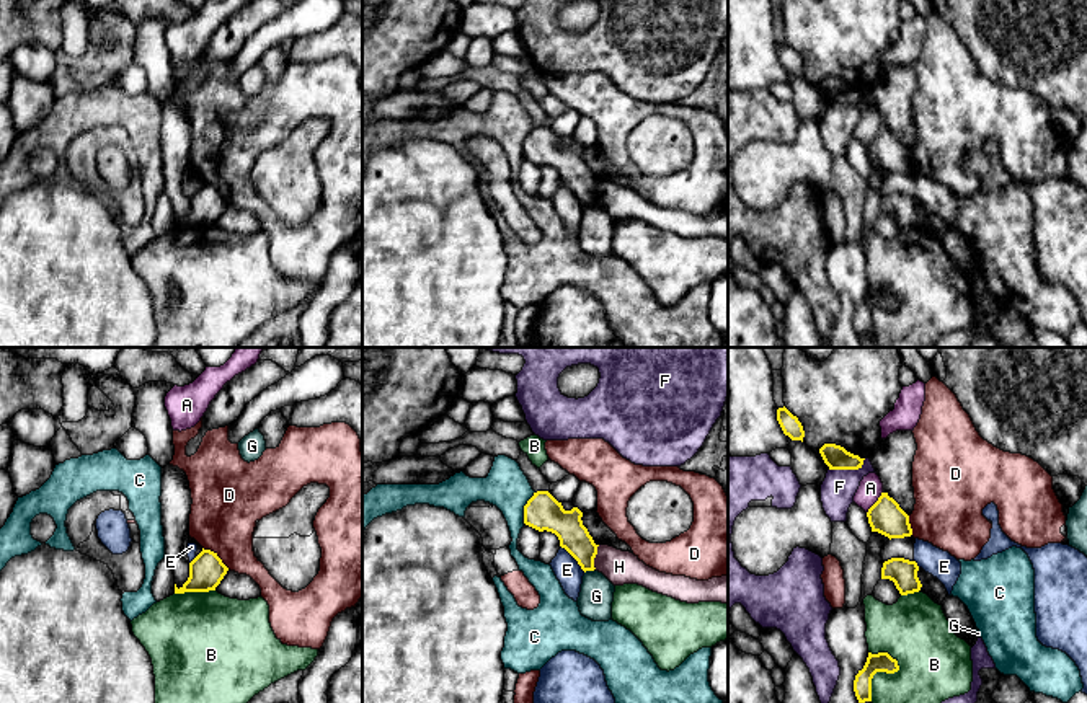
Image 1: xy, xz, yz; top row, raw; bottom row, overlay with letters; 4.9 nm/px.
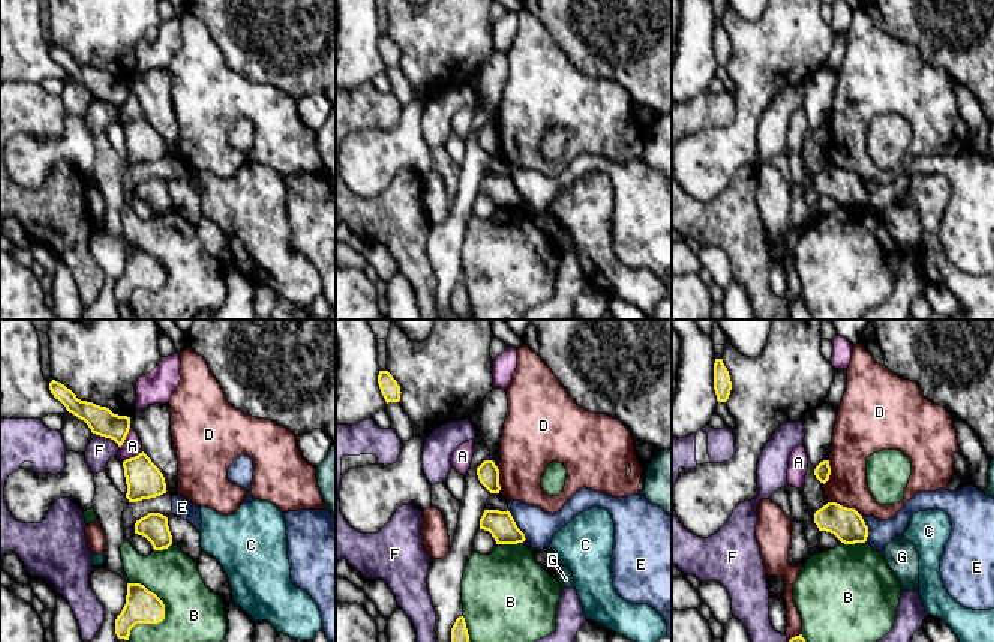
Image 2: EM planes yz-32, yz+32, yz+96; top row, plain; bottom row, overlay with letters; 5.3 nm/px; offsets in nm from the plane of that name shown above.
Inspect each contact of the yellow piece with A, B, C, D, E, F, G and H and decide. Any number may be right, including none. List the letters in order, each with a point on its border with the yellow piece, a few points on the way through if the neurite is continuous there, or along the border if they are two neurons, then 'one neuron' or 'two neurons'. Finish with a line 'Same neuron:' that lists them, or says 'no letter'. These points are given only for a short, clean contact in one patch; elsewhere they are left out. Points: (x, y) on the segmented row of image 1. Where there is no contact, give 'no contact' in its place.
A: yz (875, 503) | two neurons
B: yz (882, 671) | two neurons
C: xz (524, 508) | two neurons
D: xy (216, 555) | two neurons
E: xz (573, 557) | along xz (560, 545), (585, 571) | two neurons
F: yz (847, 468) | two neurons
G: xz (590, 570) | along xz (594, 568), (585, 573) | two neurons
H: xz (594, 557) | along xz (599, 545), (594, 555), (594, 568) | two neurons
Same neuron: no letter

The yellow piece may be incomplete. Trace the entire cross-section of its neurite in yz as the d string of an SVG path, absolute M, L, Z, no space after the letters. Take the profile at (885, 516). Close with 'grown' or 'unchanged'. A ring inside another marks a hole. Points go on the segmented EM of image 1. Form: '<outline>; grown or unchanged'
M881 493L878 501L868 509L867 517L872 532L878 532L890 540L912 535L909 515L888 493Z; unchanged

